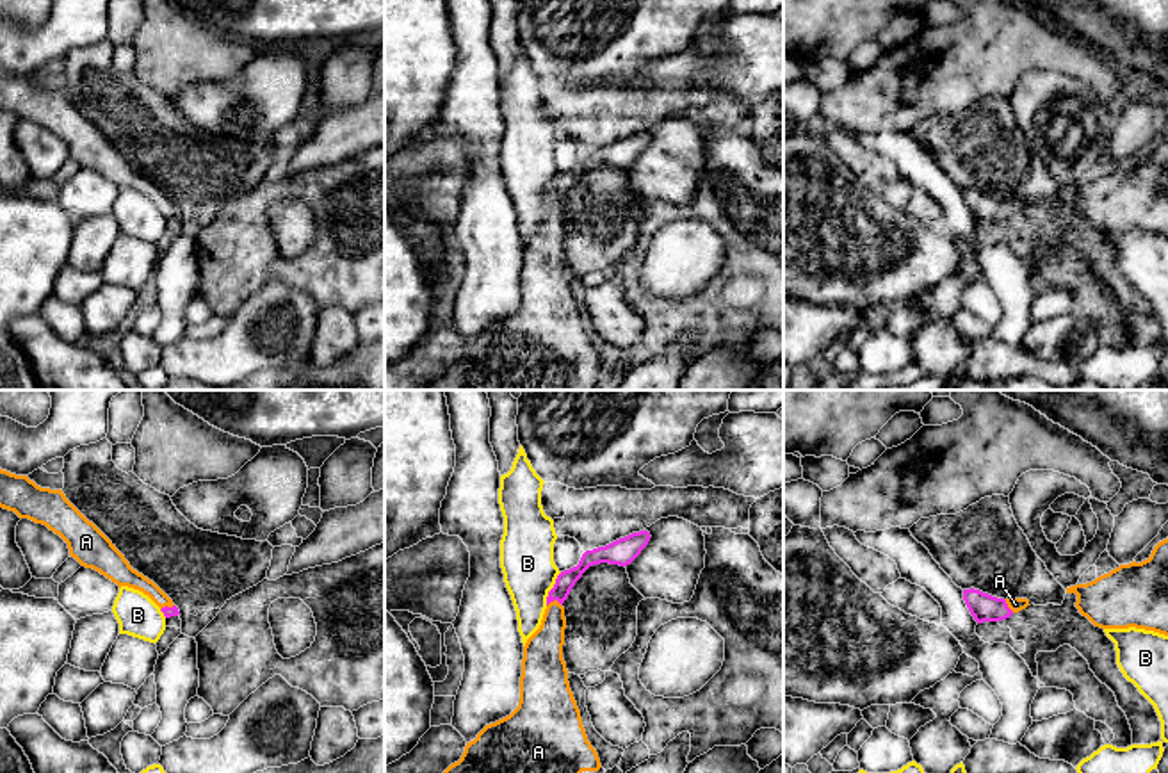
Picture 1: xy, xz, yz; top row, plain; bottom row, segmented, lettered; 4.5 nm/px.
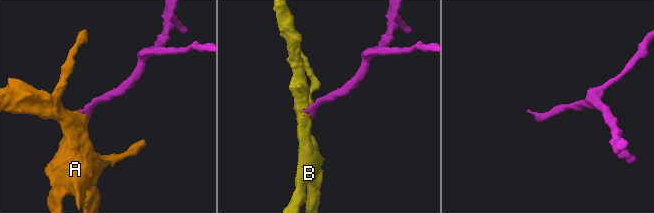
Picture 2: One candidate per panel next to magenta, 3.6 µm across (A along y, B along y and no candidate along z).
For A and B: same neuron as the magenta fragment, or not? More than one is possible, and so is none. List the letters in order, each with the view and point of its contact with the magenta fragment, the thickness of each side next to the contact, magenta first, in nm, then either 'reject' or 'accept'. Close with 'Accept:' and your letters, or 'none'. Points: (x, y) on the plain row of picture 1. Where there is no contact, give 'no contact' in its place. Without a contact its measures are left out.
A: meets magenta in xz at (554, 200); 90 nm thick on the magenta side, 180 nm on the other; accept
B: meets magenta in xz at (552, 189); 90 nm thick on the magenta side, 240 nm on the other; reject
Accept: A

